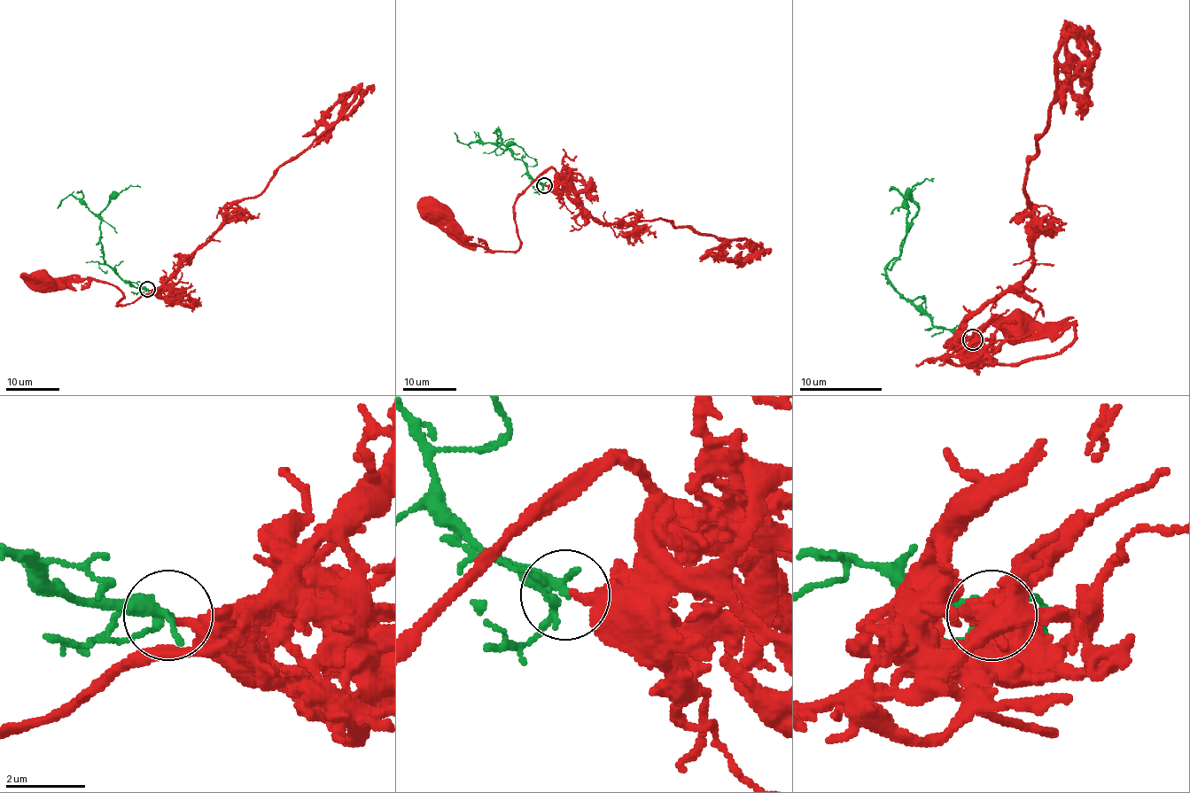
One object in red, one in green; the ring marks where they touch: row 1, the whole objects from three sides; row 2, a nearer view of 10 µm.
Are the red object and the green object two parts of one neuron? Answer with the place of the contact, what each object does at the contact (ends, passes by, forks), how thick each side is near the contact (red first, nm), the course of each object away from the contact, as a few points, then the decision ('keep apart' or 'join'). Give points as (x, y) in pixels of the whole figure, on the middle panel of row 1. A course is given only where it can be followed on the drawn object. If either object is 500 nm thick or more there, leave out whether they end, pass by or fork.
place (544, 185); red ends; green forks; calibres 320 and 240 nm; course red (545, 185), (556, 182), (553, 168), (548, 168), (516, 201), (519, 240), (516, 251), (466, 244), (439, 213); course green (545, 185), (513, 156), (498, 129), (497, 145), (505, 150), (519, 145), (537, 159); keep apart

